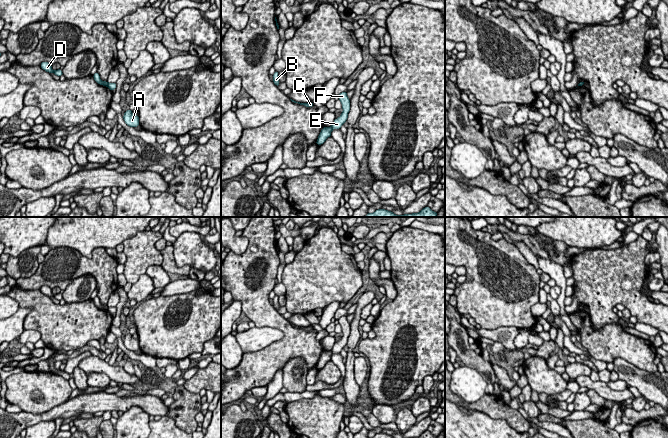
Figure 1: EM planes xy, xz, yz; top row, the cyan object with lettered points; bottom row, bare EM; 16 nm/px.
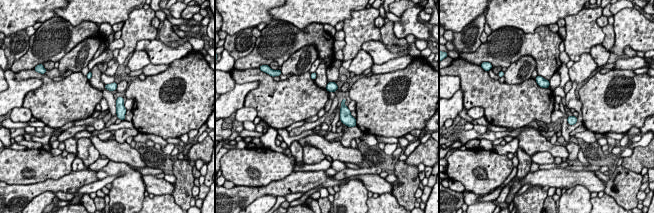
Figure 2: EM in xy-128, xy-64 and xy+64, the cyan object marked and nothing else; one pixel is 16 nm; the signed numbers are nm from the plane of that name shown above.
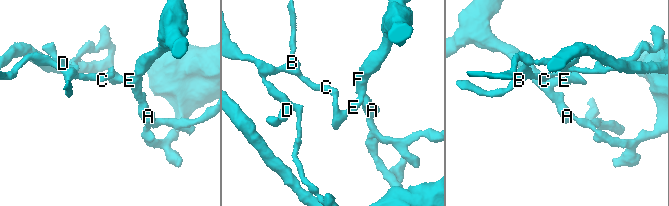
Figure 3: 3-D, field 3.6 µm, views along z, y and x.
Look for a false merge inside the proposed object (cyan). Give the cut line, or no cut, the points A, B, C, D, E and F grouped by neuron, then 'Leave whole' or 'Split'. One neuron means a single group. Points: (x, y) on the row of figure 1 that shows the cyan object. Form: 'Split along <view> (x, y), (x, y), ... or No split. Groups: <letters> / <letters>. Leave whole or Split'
Split along xz (331, 126), (332, 129). Groups: A E F / B C D. Split

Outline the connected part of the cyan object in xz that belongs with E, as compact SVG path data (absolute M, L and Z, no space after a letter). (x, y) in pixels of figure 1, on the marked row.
M341 92L338 99L342 104L343 112L339 118L336 118L332 124L332 129L340 129L341 126L347 121L348 113L350 111L350 99L347 97L347 92Z

